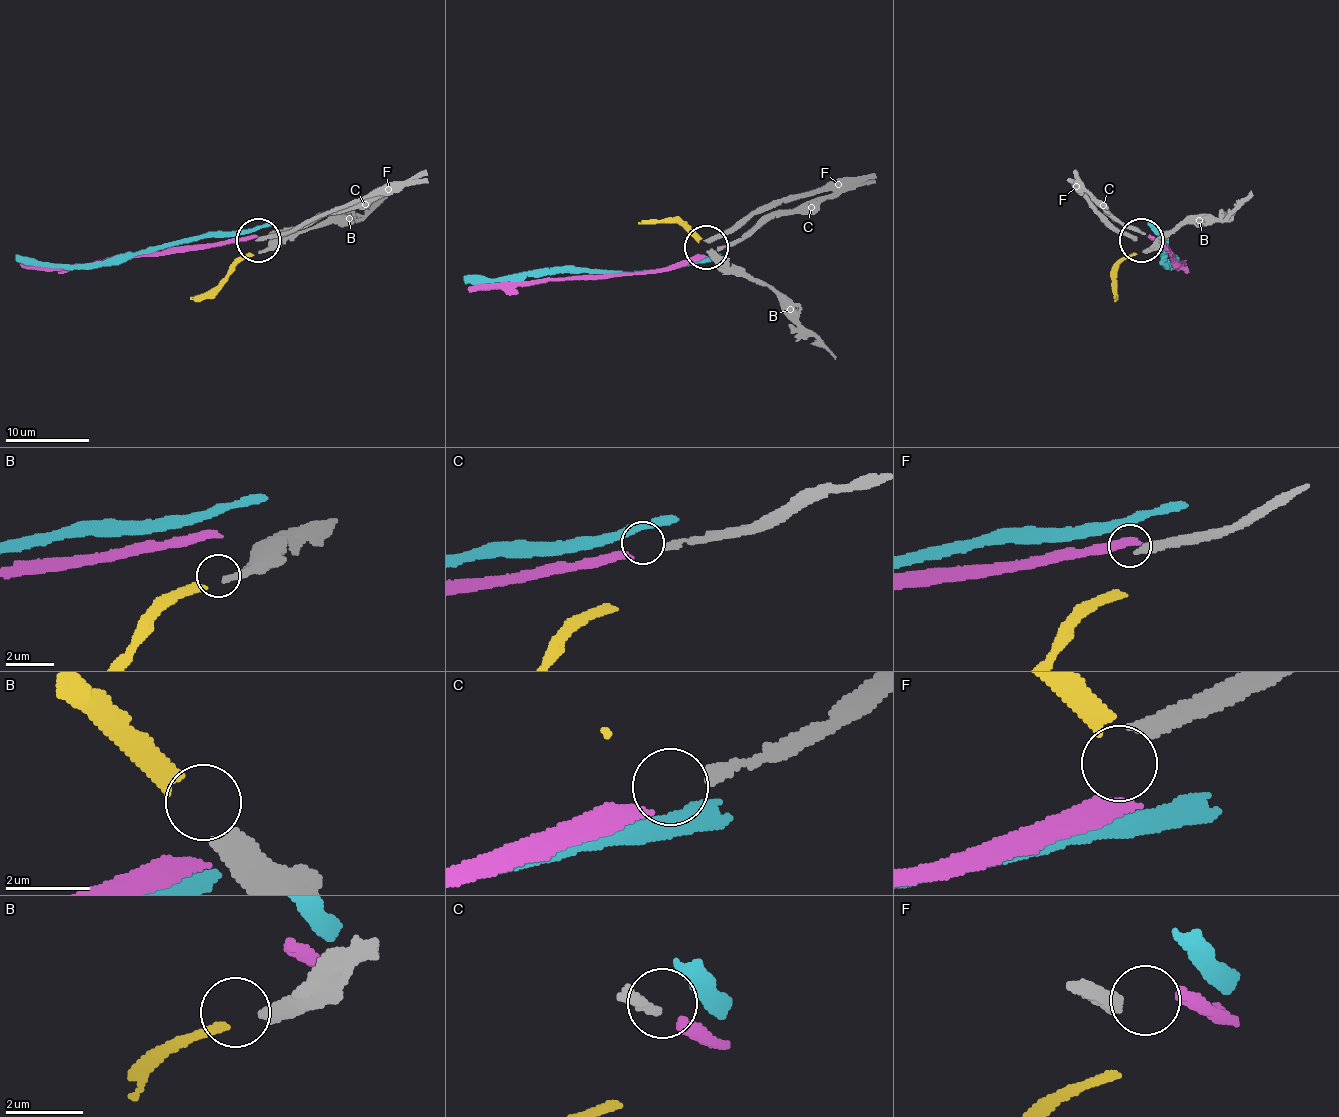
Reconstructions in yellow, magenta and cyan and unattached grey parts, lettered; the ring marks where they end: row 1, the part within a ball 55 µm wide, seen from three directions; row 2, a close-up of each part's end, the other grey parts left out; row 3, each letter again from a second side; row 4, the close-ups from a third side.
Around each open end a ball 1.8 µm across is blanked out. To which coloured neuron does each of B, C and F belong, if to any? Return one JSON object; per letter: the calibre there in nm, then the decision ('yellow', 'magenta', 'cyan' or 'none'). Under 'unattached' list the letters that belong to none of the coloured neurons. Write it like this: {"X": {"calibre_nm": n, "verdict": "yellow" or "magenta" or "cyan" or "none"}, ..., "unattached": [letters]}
{"B": {"calibre_nm": 440, "verdict": "yellow"}, "C": {"calibre_nm": 240, "verdict": "magenta"}, "F": {"calibre_nm": 360, "verdict": "none"}, "unattached": ["F"]}

